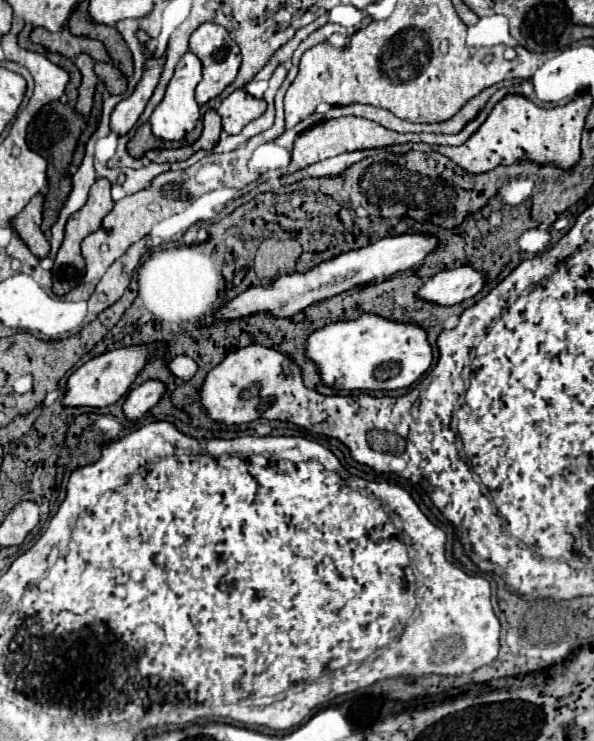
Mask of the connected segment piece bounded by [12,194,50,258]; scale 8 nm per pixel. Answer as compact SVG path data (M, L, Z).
M36 194L30 200L30 204L22 210L22 214L18 214L18 218L14 218L12 222L14 230L20 234L20 238L26 242L26 246L36 258L46 258L50 252L50 242L40 230L42 206L44 206L44 196Z

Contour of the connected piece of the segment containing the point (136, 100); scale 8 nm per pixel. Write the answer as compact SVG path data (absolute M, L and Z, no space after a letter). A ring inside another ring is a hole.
M152 58L150 66L146 66L146 74L142 76L140 84L136 86L134 94L126 100L122 100L112 116L110 116L110 130L118 136L124 136L132 130L132 126L138 122L140 114L144 112L156 84L158 84L158 74L162 70L162 58Z

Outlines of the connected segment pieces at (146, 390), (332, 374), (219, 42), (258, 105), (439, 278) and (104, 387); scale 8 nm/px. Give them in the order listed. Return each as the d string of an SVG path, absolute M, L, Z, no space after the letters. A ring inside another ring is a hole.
M148 380L144 384L140 384L138 388L130 390L124 404L122 404L122 412L124 412L124 418L134 422L138 418L142 418L162 396L164 392L164 384L158 382L158 380Z
M364 314L354 322L332 322L308 336L304 354L318 368L320 380L332 390L398 390L416 382L432 364L432 348L418 326Z
M206 22L206 24L200 24L192 32L192 36L190 36L190 52L194 52L200 58L202 66L204 66L204 76L202 76L200 84L196 86L196 102L206 104L208 100L222 94L224 88L228 88L236 80L238 66L240 66L240 48L230 38L230 34L228 34L228 30L224 26Z
M246 90L232 92L226 100L222 100L218 114L222 118L222 128L226 134L240 134L246 124L260 118L266 112L266 102L256 100Z
M460 266L428 278L416 292L416 298L436 306L452 306L468 298L474 298L482 290L482 286L484 286L482 272L478 272L472 266Z
M158 344L130 346L130 348L112 350L112 352L106 352L102 356L96 356L96 358L88 360L76 372L72 372L72 376L68 378L68 382L66 382L66 394L62 398L62 404L66 408L82 408L82 406L104 408L104 406L114 404L116 400L120 400L128 392L132 380L144 368L146 356L154 354L156 348L158 348Z

